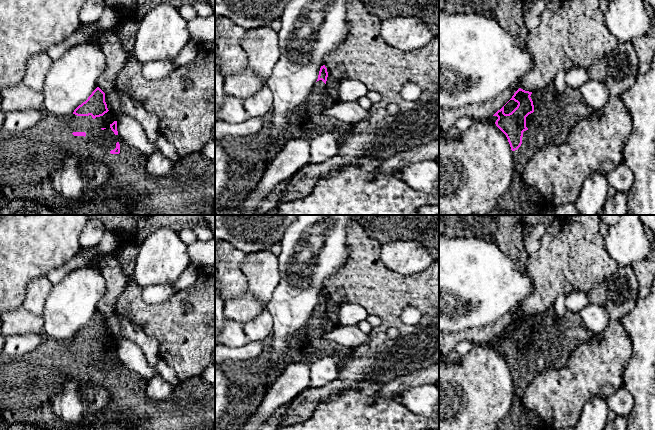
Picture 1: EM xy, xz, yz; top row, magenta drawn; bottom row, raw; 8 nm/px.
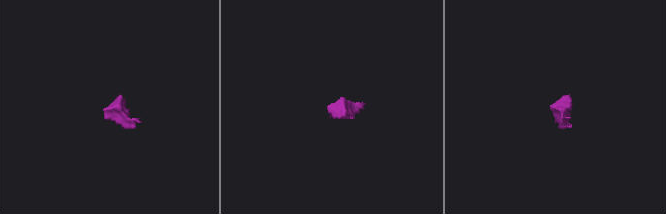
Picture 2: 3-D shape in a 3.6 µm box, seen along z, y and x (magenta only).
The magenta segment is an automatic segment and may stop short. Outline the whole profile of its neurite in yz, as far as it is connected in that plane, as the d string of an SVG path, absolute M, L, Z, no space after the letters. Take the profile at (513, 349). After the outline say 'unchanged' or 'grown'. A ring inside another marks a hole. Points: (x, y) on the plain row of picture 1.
M553 307L544 314L533 317L519 312L510 324L518 327L511 337L505 338L503 330L493 340L498 341L495 348L508 363L514 384L514 395L519 398L537 375L564 366L576 348L593 335L578 312L567 310L559 317Z; grown

